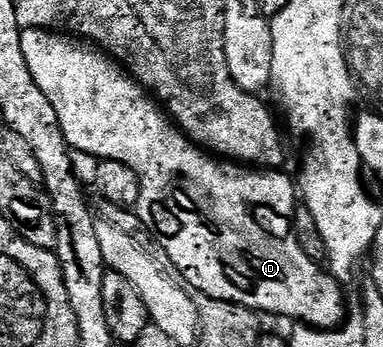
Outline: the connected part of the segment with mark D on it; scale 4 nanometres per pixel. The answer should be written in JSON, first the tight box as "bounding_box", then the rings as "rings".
{"bounding_box":[22,29,345,330],"rings":[[[26,29],[22,32],[22,55],[26,55],[26,67],[30,67],[30,75],[34,75],[34,83],[40,88],[42,95],[46,95],[46,99],[50,99],[50,107],[54,107],[54,111],[58,111],[58,123],[62,127],[69,146],[78,151],[88,152],[99,159],[126,163],[134,170],[140,184],[140,198],[134,210],[135,216],[140,216],[139,224],[144,229],[148,228],[156,236],[156,241],[164,248],[165,255],[184,272],[185,279],[189,281],[187,284],[193,290],[195,290],[194,288],[201,289],[206,295],[205,298],[213,301],[229,301],[232,305],[244,305],[260,315],[277,313],[280,317],[293,317],[296,323],[303,323],[313,329],[335,330],[345,320],[344,293],[340,290],[343,289],[341,282],[336,281],[330,272],[323,268],[320,270],[316,266],[318,264],[314,258],[303,250],[295,233],[288,231],[293,228],[295,207],[298,204],[298,189],[293,178],[291,181],[284,171],[257,171],[255,168],[241,167],[236,163],[221,163],[215,156],[209,155],[205,150],[189,141],[183,132],[169,120],[165,110],[149,96],[144,86],[129,76],[111,56],[105,55],[95,48],[92,50],[87,47],[92,48],[60,31]]]}

